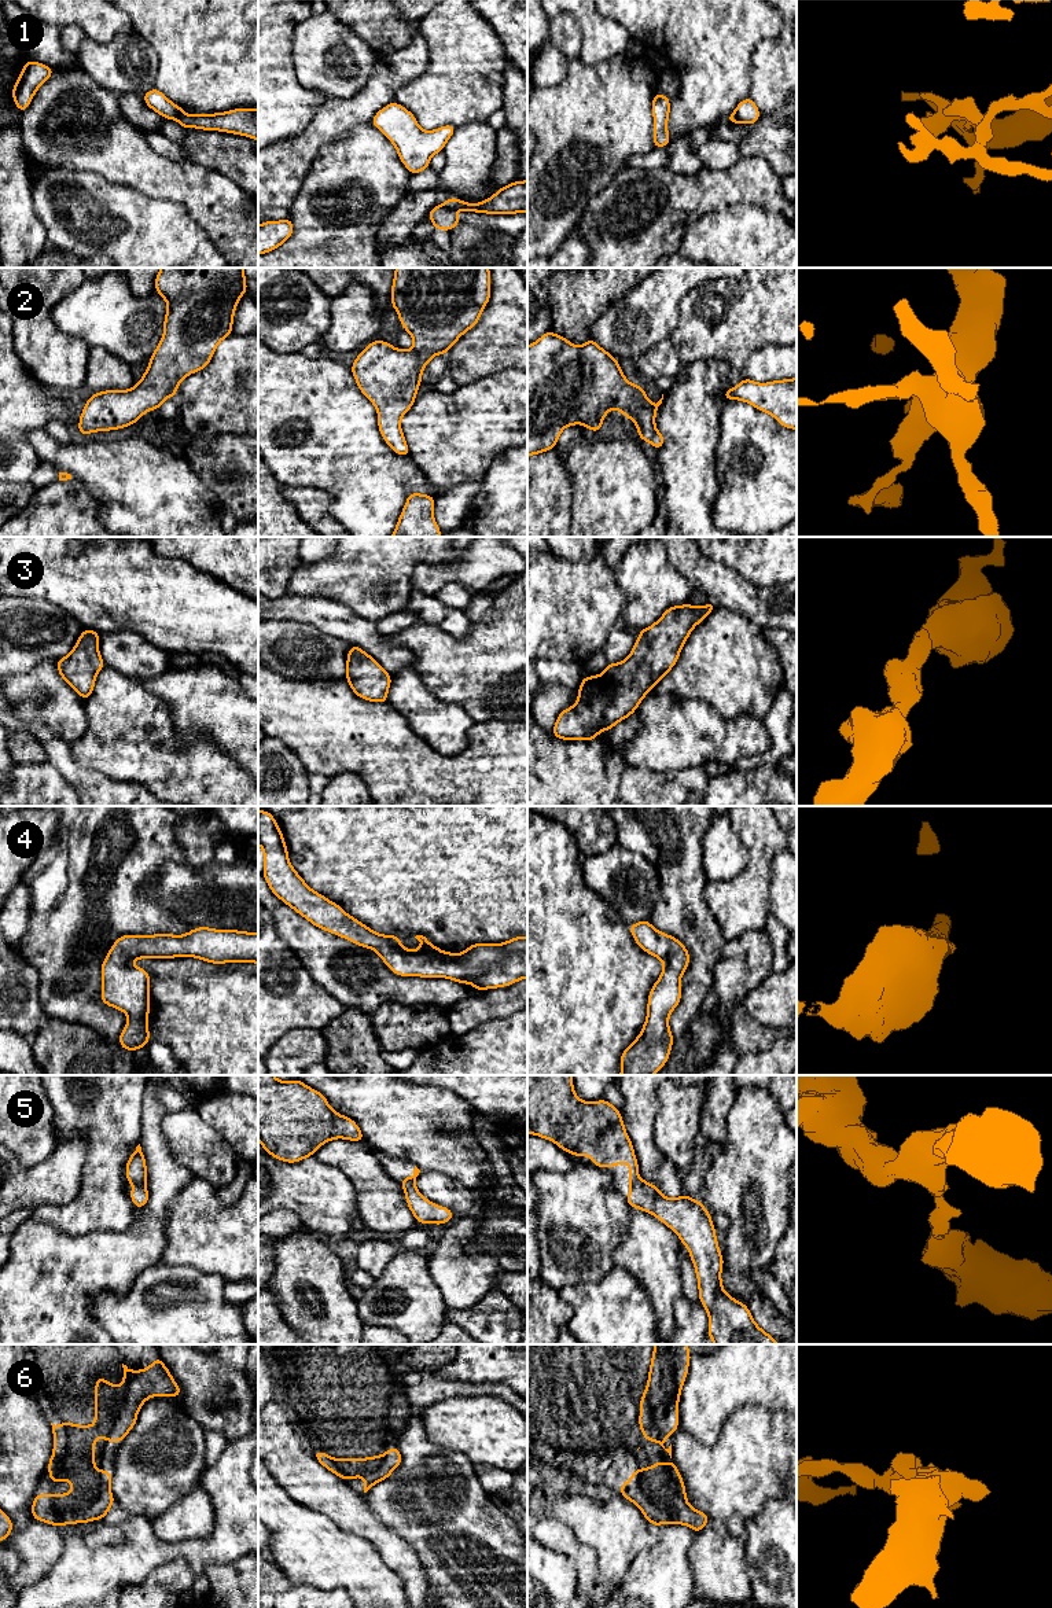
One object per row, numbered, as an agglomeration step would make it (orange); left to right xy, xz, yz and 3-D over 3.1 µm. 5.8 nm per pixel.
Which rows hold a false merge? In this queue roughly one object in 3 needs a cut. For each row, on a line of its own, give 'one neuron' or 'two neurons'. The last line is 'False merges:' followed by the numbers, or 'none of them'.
1: two neurons
2: one neuron
3: one neuron
4: one neuron
5: one neuron
6: one neuron
False merges: 1

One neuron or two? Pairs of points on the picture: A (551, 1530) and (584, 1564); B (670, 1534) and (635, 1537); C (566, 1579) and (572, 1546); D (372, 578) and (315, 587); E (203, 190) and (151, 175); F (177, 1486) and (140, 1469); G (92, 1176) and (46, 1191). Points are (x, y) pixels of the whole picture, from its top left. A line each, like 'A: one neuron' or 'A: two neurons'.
A: one neuron
B: two neurons
C: two neurons
D: one neuron
E: one neuron
F: one neuron
G: two neurons

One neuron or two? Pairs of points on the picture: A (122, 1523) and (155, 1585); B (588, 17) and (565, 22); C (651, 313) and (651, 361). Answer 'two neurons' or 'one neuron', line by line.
A: two neurons
B: two neurons
C: two neurons

